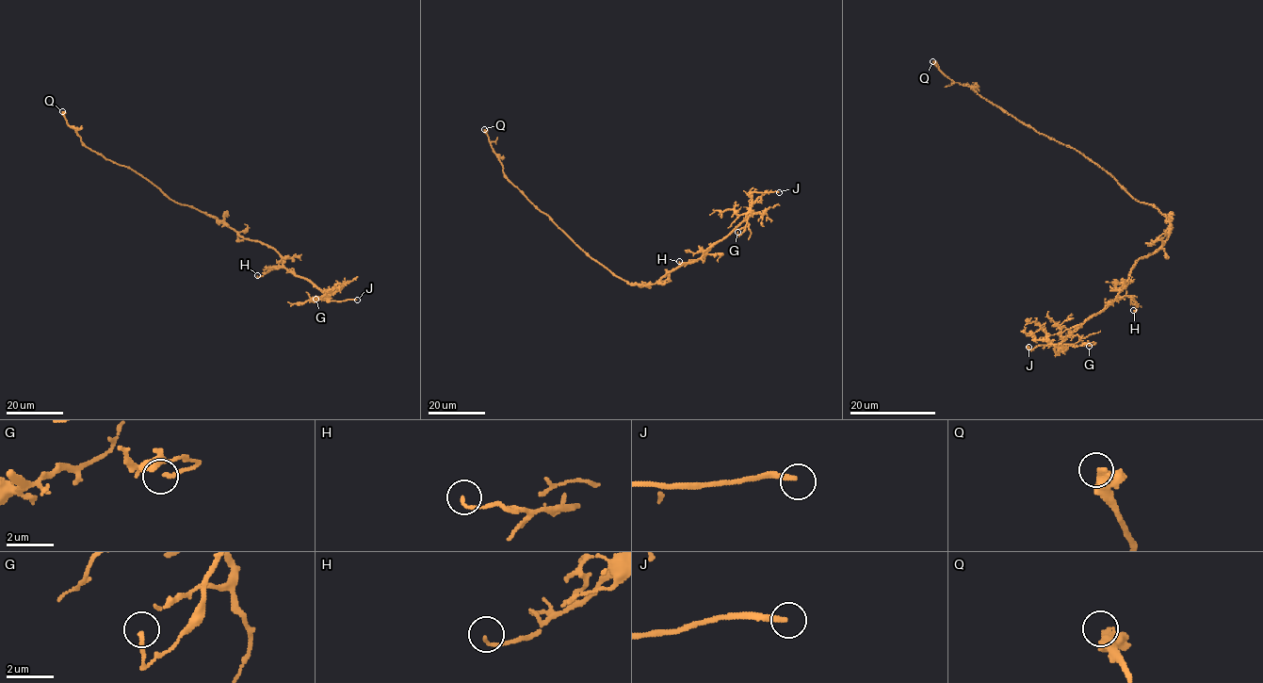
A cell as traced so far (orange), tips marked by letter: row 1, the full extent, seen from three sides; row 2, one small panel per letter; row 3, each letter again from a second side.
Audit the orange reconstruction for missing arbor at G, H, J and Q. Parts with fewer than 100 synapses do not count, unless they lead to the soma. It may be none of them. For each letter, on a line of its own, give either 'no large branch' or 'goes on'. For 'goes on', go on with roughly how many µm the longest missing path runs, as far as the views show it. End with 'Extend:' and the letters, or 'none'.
G: no large branch
H: no large branch
J: goes on | 15 µm
Q: no large branch
Extend: J

